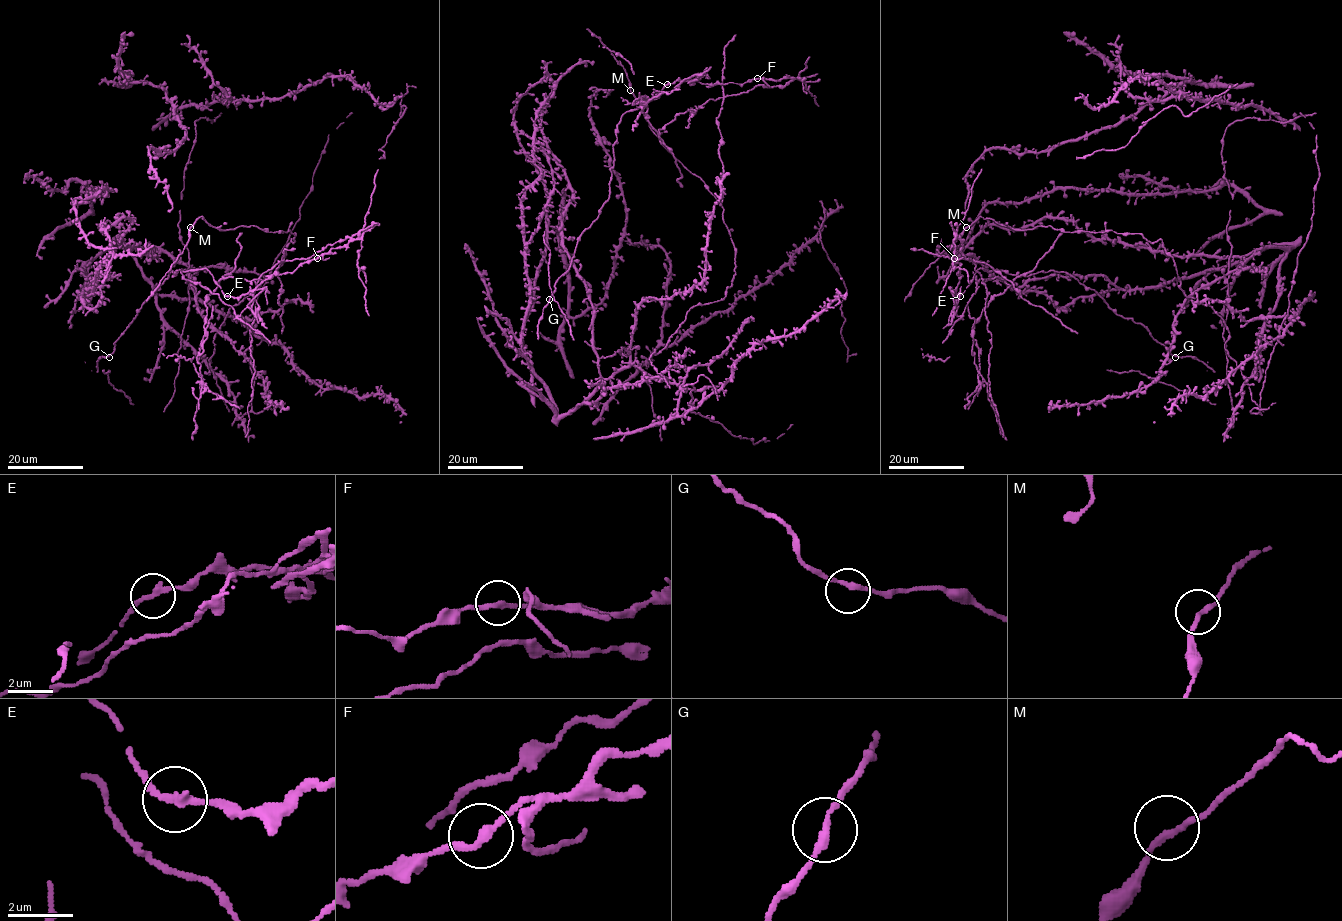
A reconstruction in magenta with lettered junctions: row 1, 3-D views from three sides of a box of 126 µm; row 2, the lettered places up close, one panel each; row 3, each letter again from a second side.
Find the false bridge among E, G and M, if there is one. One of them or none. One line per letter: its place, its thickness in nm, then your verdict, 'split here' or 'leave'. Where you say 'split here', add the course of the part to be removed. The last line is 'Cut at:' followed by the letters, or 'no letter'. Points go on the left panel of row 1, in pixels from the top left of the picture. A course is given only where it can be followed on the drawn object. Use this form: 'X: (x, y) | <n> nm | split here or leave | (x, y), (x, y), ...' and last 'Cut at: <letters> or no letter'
E: (227, 296) | 240 nm | split here | (227, 296), (351, 239), (278, 261), (254, 280), (218, 282), (205, 303), (193, 439)
G: (109, 357) | 200 nm | leave
M: (190, 227) | 190 nm | leave
Cut at: E

